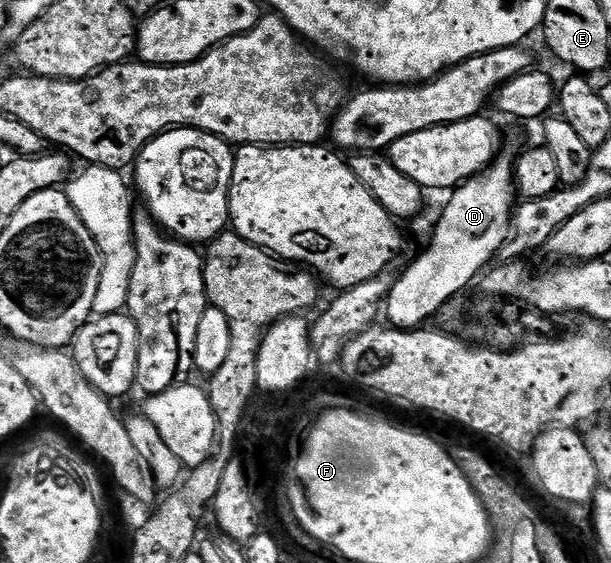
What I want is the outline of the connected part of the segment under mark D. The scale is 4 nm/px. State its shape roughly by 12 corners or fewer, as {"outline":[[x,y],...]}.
{"outline":[[497,155],[449,195],[428,249],[388,292],[416,330],[497,259],[518,200]]}

